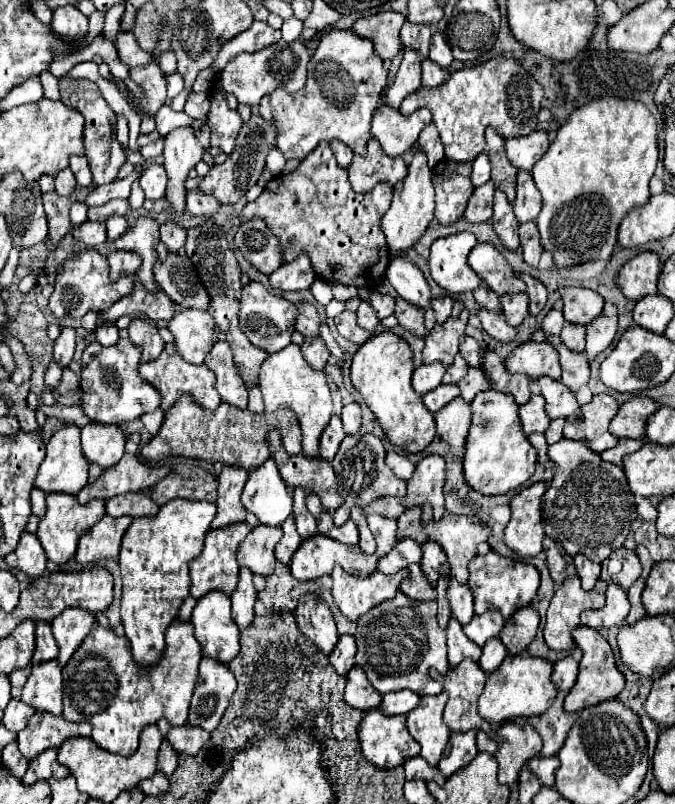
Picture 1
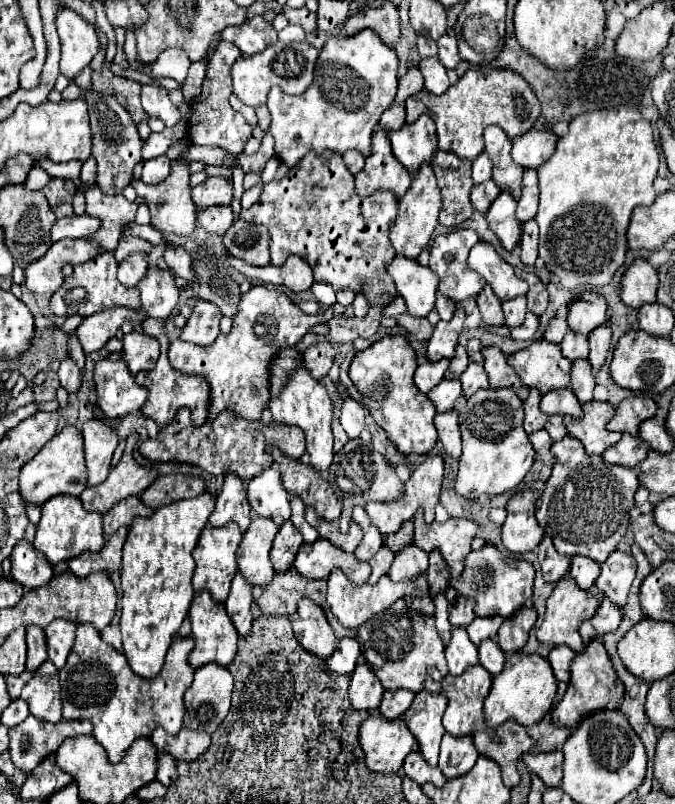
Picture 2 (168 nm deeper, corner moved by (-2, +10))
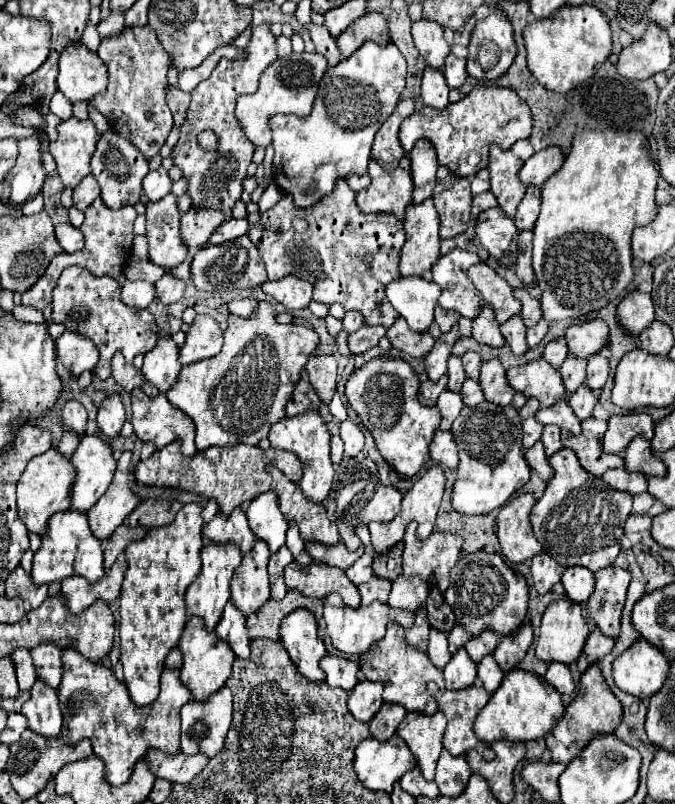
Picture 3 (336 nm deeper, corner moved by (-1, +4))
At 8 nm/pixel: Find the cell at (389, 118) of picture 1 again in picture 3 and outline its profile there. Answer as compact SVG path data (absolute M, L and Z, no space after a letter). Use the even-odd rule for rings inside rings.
M419 140L415 148L409 152L409 158L411 158L411 174L415 182L413 204L421 204L433 194L433 182L439 168L437 154L429 144L429 140Z

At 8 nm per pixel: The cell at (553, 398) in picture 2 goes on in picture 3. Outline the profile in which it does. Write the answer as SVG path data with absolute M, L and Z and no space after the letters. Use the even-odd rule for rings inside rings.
M557 402L557 404L551 406L551 408L539 410L539 412L535 414L535 418L537 418L537 422L541 422L543 426L555 424L555 426L559 426L561 430L567 430L567 432L571 432L571 434L579 434L579 432L581 432L581 424L579 424L577 416L573 414L573 410L571 410L571 406L569 406L567 402Z

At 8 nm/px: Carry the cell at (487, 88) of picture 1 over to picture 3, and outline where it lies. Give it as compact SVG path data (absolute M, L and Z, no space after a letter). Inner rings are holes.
M475 88L457 104L449 104L445 110L435 110L423 106L415 110L399 130L399 142L403 150L413 150L415 142L425 138L435 146L439 164L453 170L455 176L471 178L489 162L489 146L497 144L501 150L509 150L517 140L529 138L533 128L531 110L525 100L521 100L509 88Z

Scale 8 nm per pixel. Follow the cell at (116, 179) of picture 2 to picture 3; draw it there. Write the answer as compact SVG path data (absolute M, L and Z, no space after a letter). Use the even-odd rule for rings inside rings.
M109 128L99 138L97 150L91 160L91 170L101 186L101 200L105 202L105 206L117 210L121 206L135 206L139 202L141 192L143 192L141 182L147 176L149 166L147 166L147 160L143 158L143 154L137 154L133 144L129 144L121 134L117 134L115 130Z

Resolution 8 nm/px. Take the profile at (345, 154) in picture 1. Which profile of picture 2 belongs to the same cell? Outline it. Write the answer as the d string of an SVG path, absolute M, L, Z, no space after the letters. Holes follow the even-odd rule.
M350 150L350 152L344 152L342 158L344 158L344 162L346 162L346 166L348 166L348 170L352 174L356 174L356 172L360 172L364 168L364 156L360 152Z

